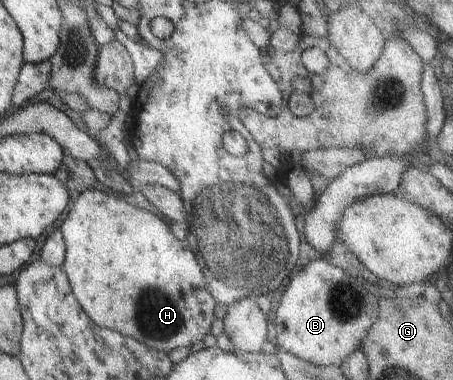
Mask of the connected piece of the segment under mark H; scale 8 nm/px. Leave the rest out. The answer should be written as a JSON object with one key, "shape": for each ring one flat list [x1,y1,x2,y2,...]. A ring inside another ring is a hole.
{"shape":[[90,188,81,191,80,195,76,197,76,201,73,201,69,209,64,212,59,230,65,245,63,262,59,268,67,277,72,295,84,310,84,313,92,320,92,323,101,328,117,331,125,336,132,336,149,348,161,352,168,352,170,349,176,349,176,347,189,347,195,341,202,340,209,333,209,327,212,320,215,319,213,314,215,301,206,289,203,273,193,256,192,250,185,244,185,241,178,240,170,232,169,226,159,216,156,217,151,211,144,208,128,204,122,196,115,199,110,195,107,196,98,190]]}

